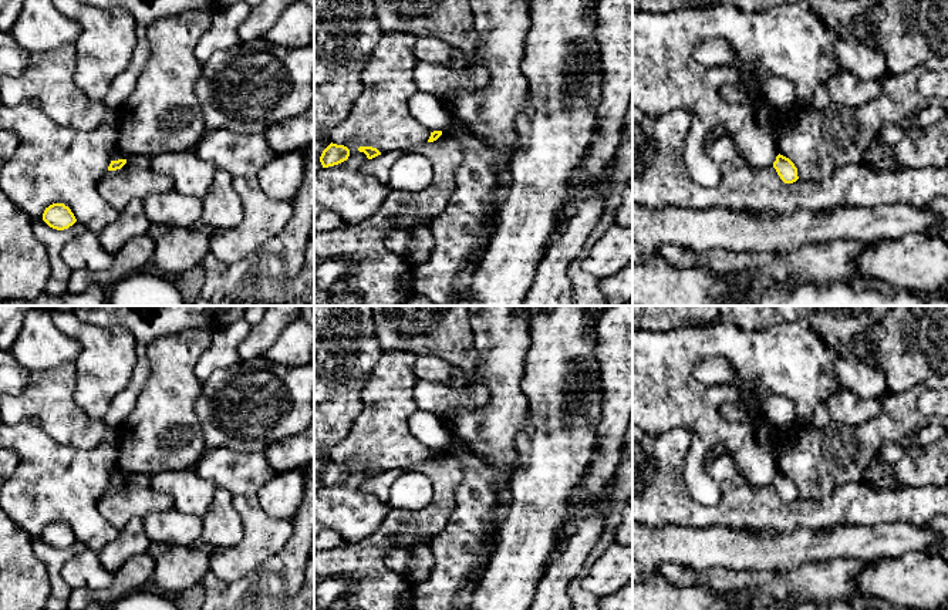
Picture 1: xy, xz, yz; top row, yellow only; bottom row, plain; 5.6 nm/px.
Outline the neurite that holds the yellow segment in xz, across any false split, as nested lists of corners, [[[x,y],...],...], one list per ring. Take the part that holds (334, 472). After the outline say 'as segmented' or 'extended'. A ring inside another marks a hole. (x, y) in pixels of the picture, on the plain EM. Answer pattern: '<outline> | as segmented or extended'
[[[330,462],[321,472],[320,481],[323,486],[338,483],[347,479],[350,475],[350,468],[344,464]]] | as segmented

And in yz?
[[[780,472],[776,475],[773,486],[785,502],[793,502],[799,498],[795,482]]] | as segmented

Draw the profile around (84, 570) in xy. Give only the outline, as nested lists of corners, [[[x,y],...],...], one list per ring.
[[[85,549],[64,564],[63,577],[71,589],[92,592],[109,586],[114,574],[101,564],[98,552]]]

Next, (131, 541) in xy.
[[[132,518],[118,536],[98,552],[101,564],[112,574],[134,556],[146,553],[151,542],[144,530],[142,518]]]

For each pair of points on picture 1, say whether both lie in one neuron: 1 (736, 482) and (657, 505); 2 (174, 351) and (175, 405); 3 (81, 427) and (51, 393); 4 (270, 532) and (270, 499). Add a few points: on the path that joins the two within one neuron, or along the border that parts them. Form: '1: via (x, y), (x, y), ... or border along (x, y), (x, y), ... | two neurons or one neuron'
1: via (724, 505), (717, 512), (685, 512), (680, 508) | one neuron
2: via (174, 364), (174, 387), (178, 393) | one neuron
3: via (73, 418), (56, 401) | one neuron
4: border along (256, 495), (260, 506), (269, 515), (290, 521) | two neurons

